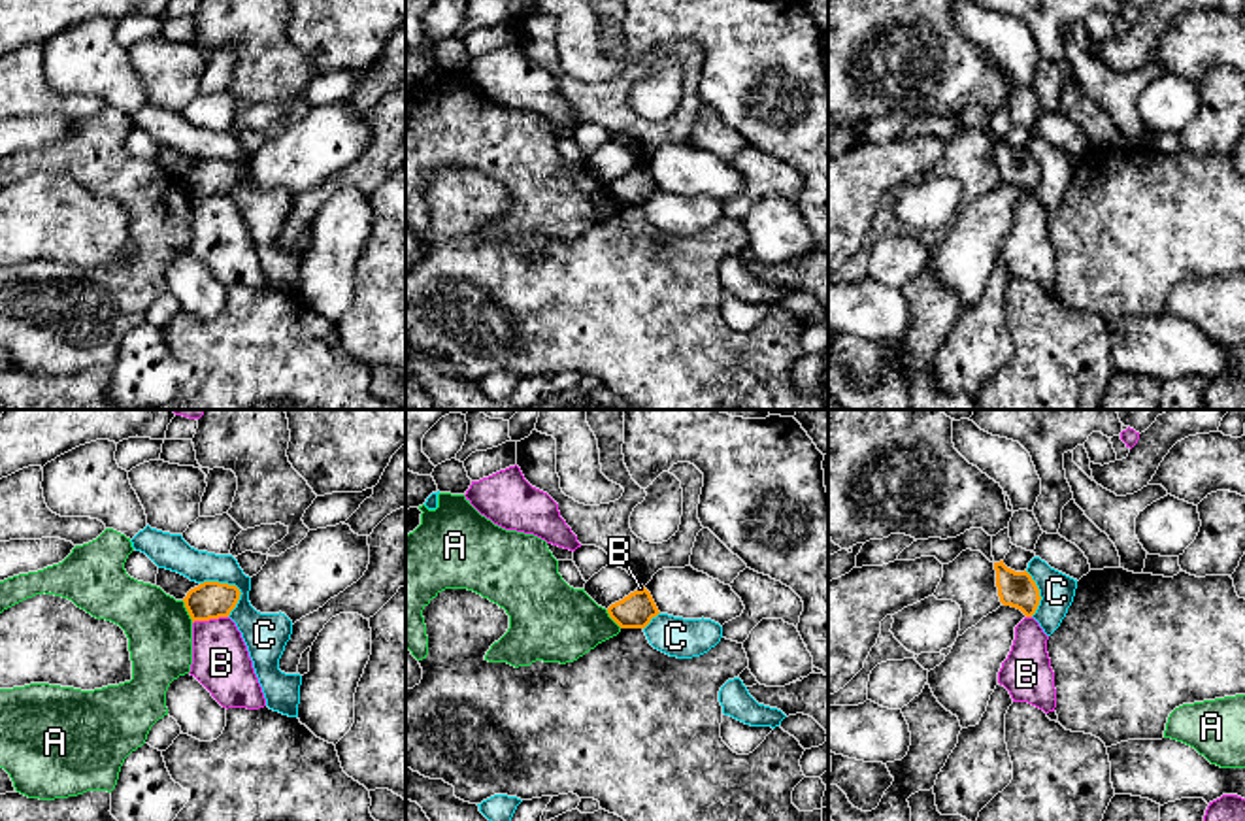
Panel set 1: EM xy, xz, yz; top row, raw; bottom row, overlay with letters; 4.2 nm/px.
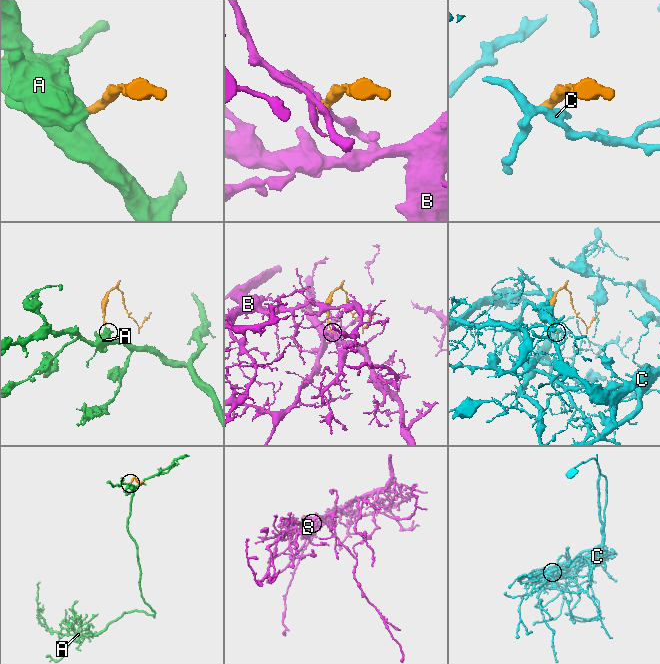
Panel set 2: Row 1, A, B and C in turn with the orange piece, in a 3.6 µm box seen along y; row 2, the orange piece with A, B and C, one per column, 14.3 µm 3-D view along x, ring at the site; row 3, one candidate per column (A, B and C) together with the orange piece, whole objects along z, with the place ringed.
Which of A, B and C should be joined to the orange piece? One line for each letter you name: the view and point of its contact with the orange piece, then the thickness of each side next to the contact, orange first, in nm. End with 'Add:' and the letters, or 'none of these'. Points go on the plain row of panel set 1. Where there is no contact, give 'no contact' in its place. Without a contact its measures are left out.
Add: none of these

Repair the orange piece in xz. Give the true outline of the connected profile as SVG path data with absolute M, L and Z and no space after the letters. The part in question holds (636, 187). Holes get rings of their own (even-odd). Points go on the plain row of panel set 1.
M643 164L611 181L607 191L621 206L645 206L660 189L651 170Z

